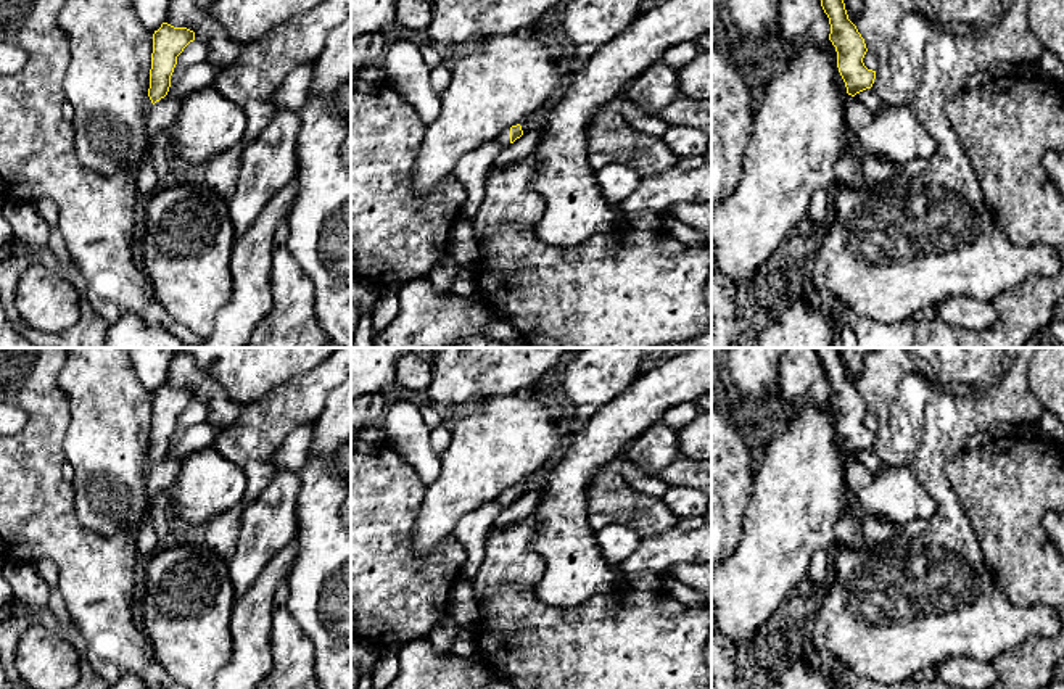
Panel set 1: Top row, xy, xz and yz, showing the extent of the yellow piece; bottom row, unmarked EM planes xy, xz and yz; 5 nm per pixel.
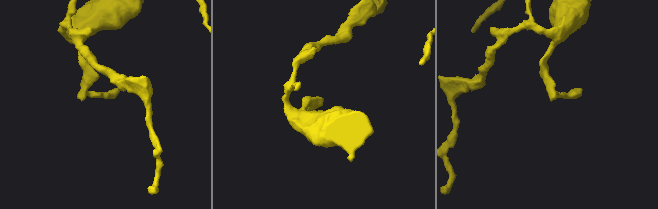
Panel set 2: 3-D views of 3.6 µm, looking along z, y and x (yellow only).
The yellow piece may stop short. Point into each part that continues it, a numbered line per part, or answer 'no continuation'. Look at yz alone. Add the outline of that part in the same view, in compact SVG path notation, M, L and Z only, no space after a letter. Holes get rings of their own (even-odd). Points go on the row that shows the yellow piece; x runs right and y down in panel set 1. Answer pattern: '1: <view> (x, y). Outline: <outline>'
no continuation

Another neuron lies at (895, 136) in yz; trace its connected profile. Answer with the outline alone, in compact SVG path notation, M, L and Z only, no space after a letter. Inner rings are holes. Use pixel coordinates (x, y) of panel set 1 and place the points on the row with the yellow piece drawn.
M884 105L853 137L861 156L882 158L897 166L916 158L929 161L938 150L908 105Z

